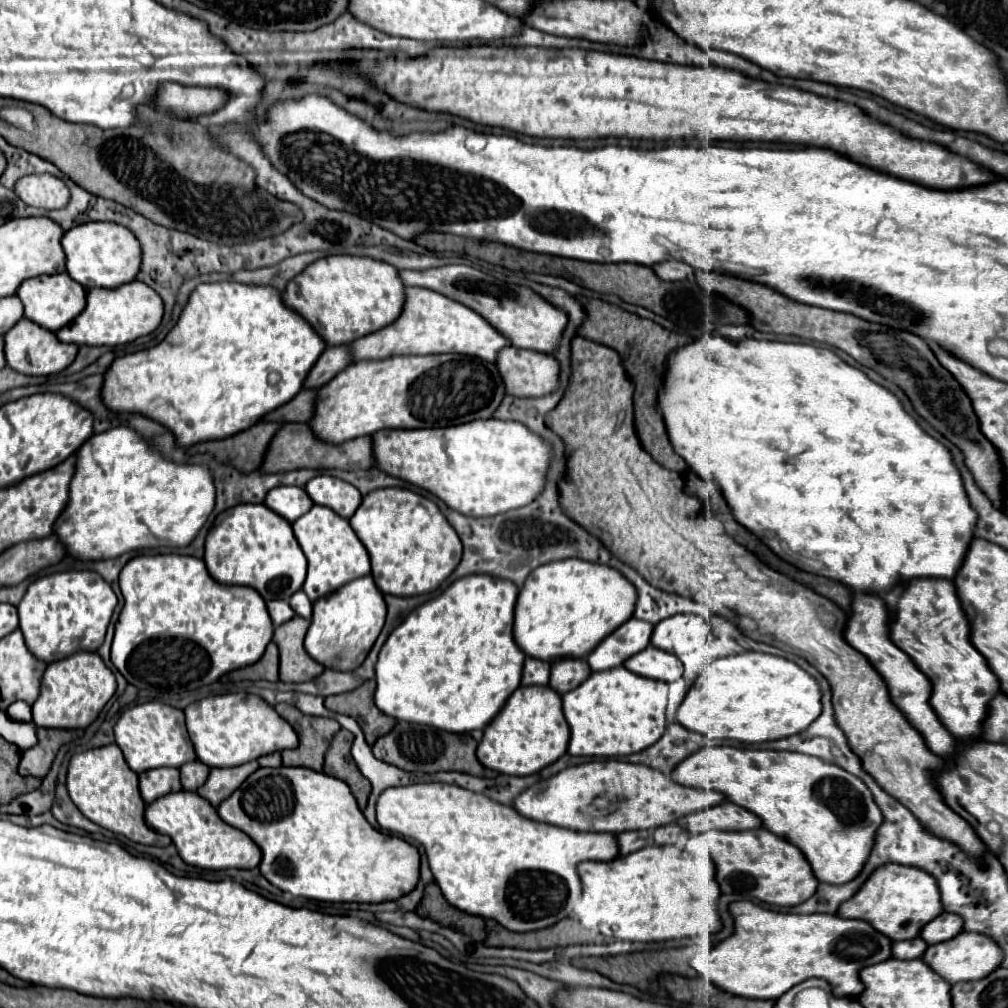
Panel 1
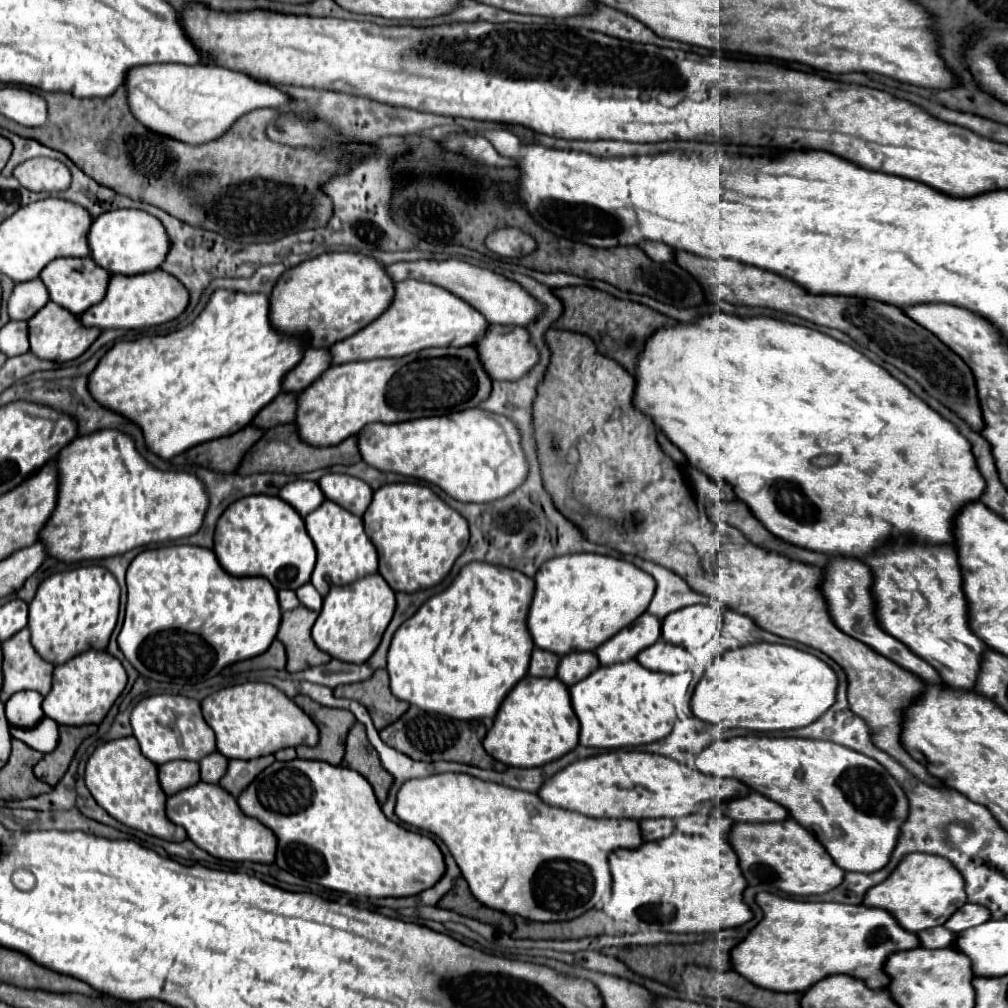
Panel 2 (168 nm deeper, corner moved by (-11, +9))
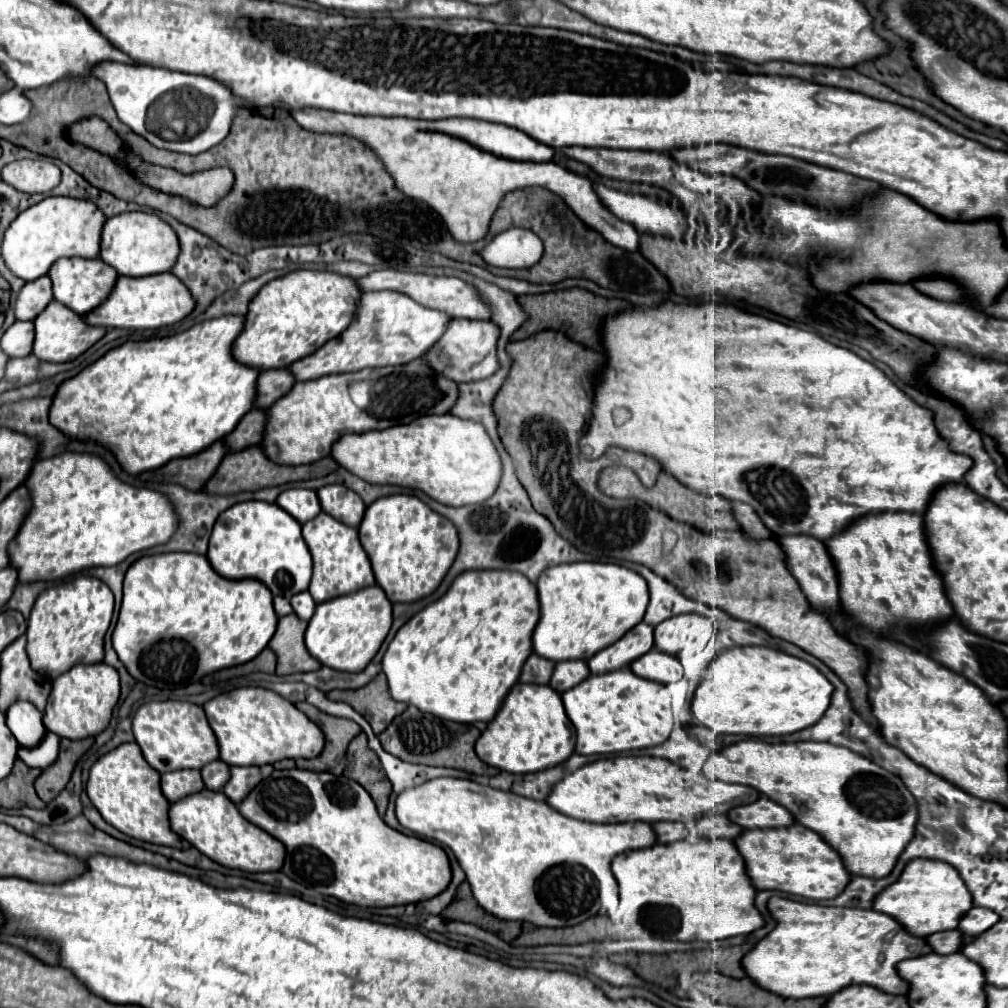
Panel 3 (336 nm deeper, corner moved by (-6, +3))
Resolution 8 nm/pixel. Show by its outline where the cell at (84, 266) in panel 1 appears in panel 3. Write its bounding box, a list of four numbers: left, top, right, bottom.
[100,212,180,276]

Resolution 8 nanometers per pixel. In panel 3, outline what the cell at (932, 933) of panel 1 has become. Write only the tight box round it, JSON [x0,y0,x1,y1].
[958,908,1000,936]

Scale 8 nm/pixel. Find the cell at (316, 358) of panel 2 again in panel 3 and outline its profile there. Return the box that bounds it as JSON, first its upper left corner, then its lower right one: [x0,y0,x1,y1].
[258,368,296,408]

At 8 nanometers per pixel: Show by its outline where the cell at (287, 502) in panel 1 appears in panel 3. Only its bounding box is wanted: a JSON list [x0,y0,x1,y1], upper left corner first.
[276,488,320,524]

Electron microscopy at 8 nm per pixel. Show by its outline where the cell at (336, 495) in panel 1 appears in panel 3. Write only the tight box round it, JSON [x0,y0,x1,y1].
[318,486,366,526]

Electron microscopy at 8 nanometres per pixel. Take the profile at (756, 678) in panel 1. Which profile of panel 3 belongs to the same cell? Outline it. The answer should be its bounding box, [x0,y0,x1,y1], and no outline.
[692,646,832,736]

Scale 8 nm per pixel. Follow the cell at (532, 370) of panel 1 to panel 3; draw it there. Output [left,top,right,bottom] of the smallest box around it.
[424,318,500,382]

